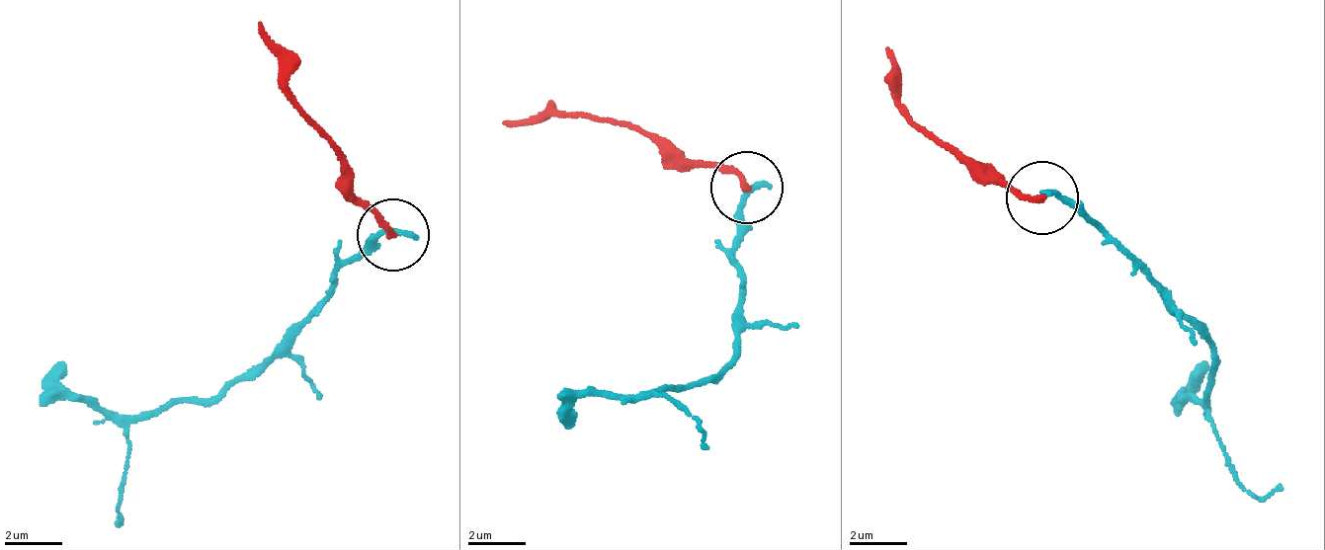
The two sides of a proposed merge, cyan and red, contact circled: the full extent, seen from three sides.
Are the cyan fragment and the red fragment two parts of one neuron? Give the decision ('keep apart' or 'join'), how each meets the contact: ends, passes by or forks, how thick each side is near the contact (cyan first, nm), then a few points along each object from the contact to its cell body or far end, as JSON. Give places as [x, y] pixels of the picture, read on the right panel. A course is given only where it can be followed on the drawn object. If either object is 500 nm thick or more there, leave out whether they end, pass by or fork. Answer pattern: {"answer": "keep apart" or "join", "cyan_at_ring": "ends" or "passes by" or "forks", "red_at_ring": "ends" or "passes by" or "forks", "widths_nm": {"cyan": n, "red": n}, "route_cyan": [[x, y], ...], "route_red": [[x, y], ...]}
{"answer": "keep apart", "cyan_at_ring": "ends", "red_at_ring": "ends", "widths_nm": {"cyan": 240, "red": 220}, "route_cyan": [[1039, 196], [1079, 199], [1191, 315], [1212, 362], [1205, 381], [1206, 416], [1249, 489], [1282, 482]], "route_red": [[1039, 196], [999, 183], [929, 140], [902, 101], [902, 65], [886, 47]]}

